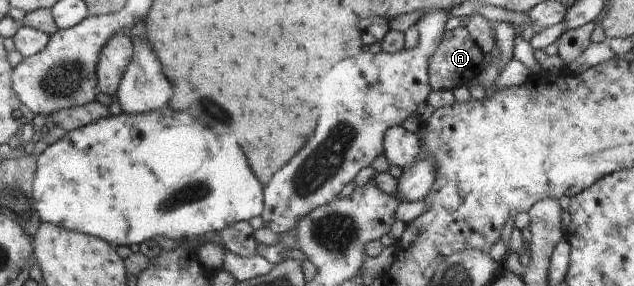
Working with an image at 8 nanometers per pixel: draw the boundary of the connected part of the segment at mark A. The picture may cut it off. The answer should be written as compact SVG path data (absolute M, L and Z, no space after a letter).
M467 28L445 30L442 43L430 57L431 87L437 91L454 90L484 71L484 53L473 41Z

